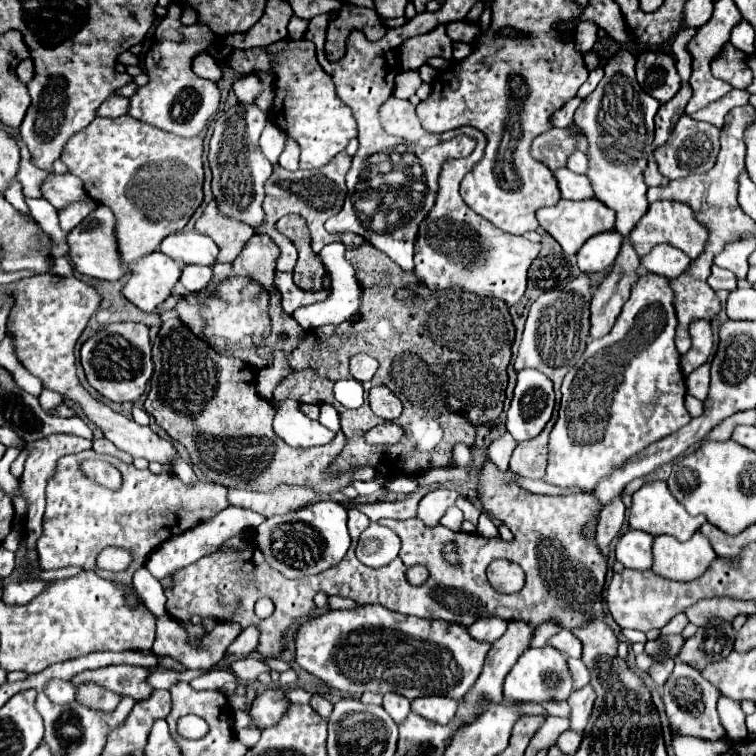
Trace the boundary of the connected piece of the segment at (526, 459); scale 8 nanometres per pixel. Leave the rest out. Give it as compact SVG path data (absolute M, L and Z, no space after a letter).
M550 426L544 430L544 434L536 436L534 440L526 440L522 444L518 444L514 448L514 454L510 458L510 470L524 476L524 478L532 478L532 480L538 480L538 478L544 478L546 474L546 464L548 464L548 430Z

